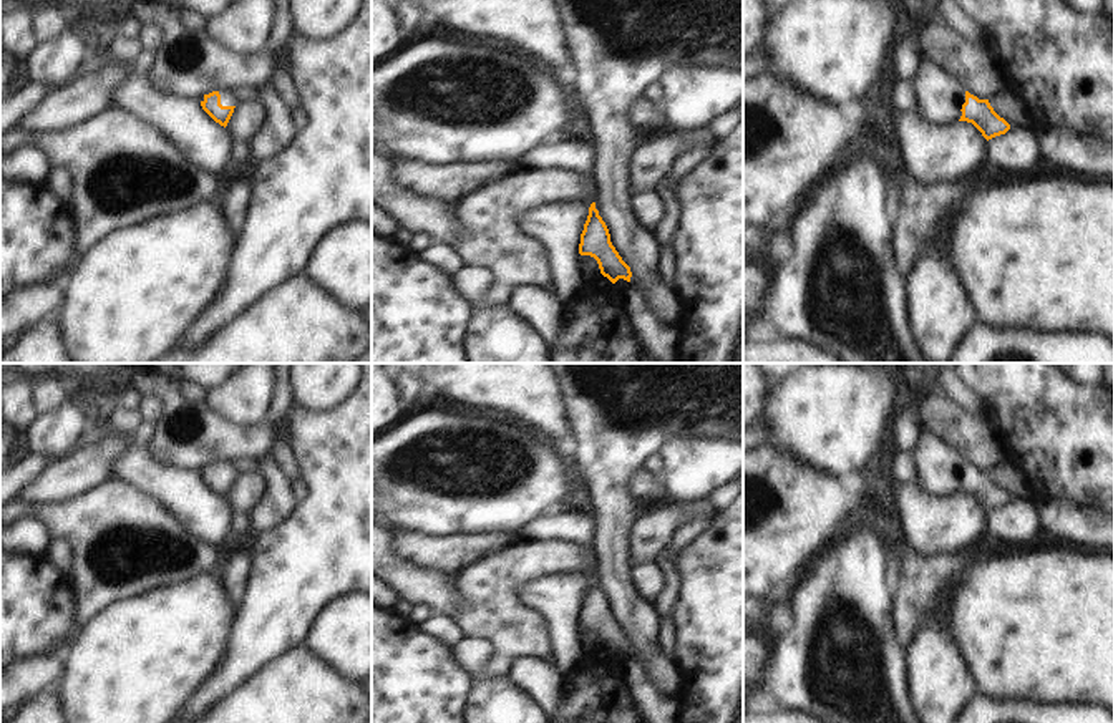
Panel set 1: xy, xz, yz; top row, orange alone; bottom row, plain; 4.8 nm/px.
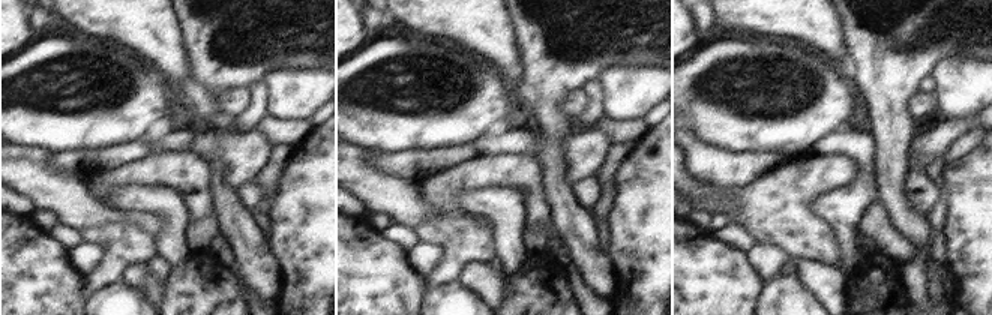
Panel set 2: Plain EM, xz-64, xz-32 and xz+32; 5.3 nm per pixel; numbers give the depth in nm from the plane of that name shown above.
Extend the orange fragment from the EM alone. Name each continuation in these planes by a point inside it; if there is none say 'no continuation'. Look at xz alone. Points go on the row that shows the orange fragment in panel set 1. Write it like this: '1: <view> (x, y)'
1: xz (493, 239)

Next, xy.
1: xy (228, 98)

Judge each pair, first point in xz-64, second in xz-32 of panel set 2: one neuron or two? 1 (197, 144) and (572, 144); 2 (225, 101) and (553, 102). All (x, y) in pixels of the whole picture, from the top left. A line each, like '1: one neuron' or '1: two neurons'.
1: one neuron
2: two neurons

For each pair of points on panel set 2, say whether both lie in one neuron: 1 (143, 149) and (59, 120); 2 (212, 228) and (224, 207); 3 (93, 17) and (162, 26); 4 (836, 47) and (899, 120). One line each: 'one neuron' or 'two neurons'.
1: two neurons
2: two neurons
3: one neuron
4: two neurons

